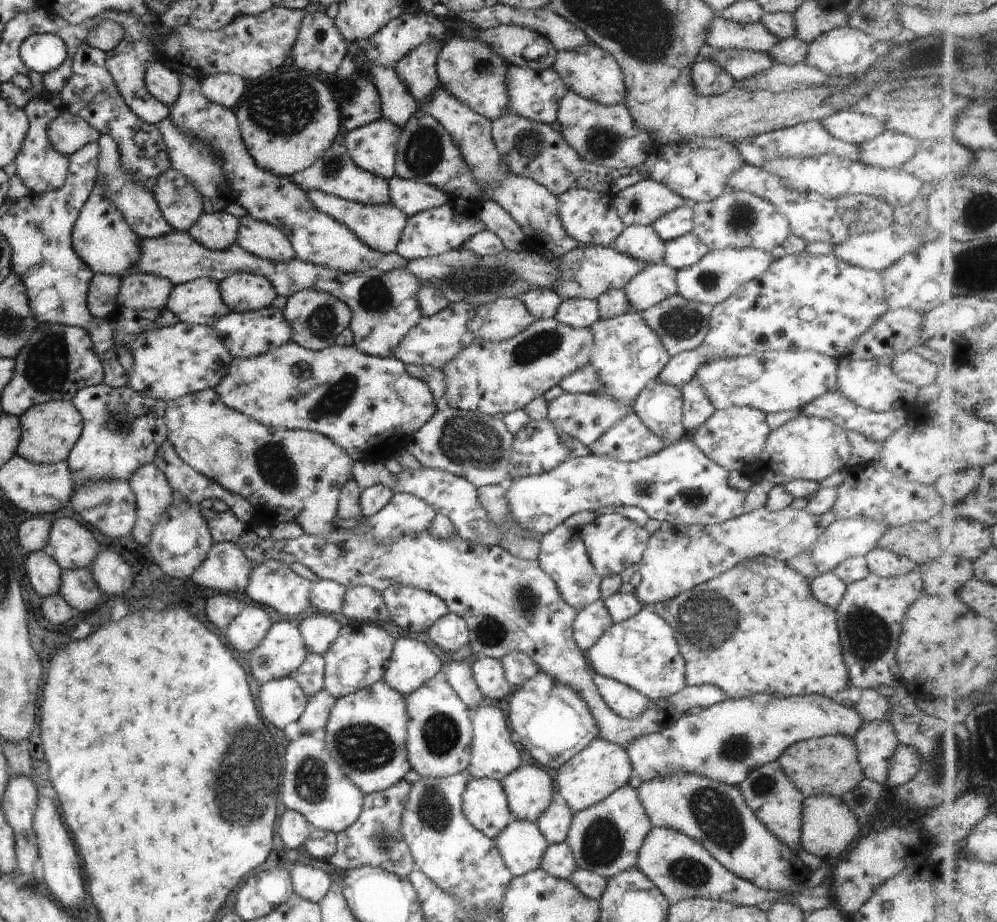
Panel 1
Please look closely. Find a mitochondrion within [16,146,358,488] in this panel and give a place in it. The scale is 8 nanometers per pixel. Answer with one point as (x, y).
(46, 369)

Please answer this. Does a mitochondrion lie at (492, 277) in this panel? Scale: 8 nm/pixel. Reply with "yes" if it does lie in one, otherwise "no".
yes

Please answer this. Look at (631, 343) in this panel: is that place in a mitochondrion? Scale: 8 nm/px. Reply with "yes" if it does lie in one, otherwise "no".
yes

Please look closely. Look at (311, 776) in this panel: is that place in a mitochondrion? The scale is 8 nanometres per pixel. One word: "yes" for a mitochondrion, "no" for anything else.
yes

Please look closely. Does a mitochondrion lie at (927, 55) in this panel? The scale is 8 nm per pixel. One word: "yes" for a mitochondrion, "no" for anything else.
yes

